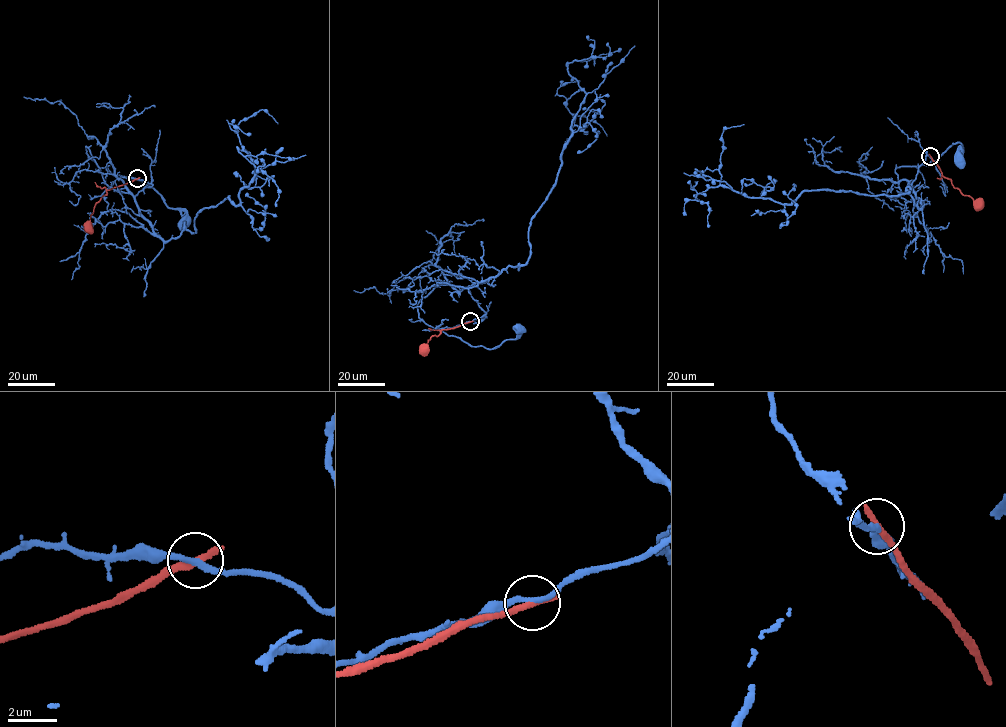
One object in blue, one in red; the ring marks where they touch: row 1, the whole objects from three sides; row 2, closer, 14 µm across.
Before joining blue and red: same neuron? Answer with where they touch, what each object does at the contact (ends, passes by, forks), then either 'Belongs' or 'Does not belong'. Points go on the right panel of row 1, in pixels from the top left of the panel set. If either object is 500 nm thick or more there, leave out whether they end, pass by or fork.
Place: (930, 156). At the ring blue passes by. At the ring red passes by. Does not belong

